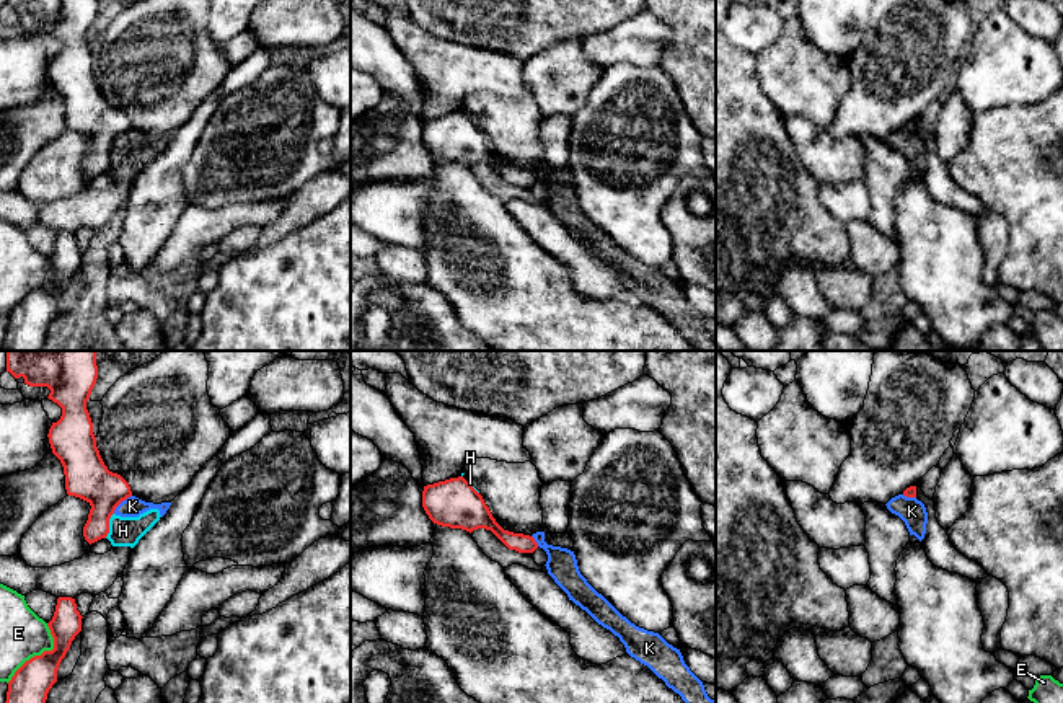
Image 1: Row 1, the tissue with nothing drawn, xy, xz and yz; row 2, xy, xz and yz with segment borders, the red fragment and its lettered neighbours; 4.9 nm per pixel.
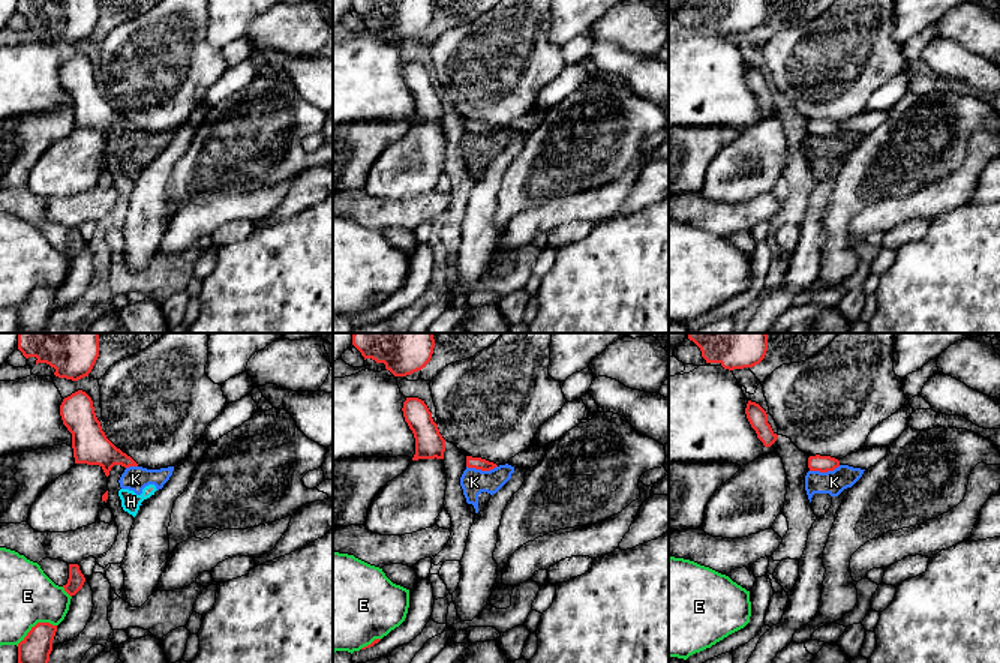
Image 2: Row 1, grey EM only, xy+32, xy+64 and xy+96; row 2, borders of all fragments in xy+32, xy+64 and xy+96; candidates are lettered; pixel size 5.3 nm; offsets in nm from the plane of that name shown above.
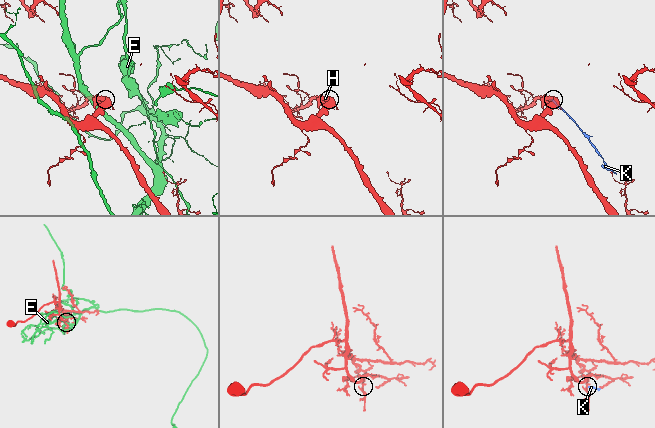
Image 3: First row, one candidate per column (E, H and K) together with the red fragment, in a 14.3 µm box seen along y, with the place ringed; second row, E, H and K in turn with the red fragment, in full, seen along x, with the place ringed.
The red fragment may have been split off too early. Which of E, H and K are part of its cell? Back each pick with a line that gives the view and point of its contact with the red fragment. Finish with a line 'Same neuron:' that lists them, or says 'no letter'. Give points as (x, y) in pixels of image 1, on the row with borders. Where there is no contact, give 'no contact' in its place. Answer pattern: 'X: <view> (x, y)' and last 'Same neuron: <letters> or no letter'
Same neuron: no letter

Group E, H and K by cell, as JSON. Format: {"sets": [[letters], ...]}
{"sets": [["E"], ["H", "K"]]}

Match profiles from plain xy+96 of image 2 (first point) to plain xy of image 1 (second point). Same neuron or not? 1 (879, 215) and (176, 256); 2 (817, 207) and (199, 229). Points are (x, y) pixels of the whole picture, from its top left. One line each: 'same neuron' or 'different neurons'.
1: same neuron
2: different neurons

